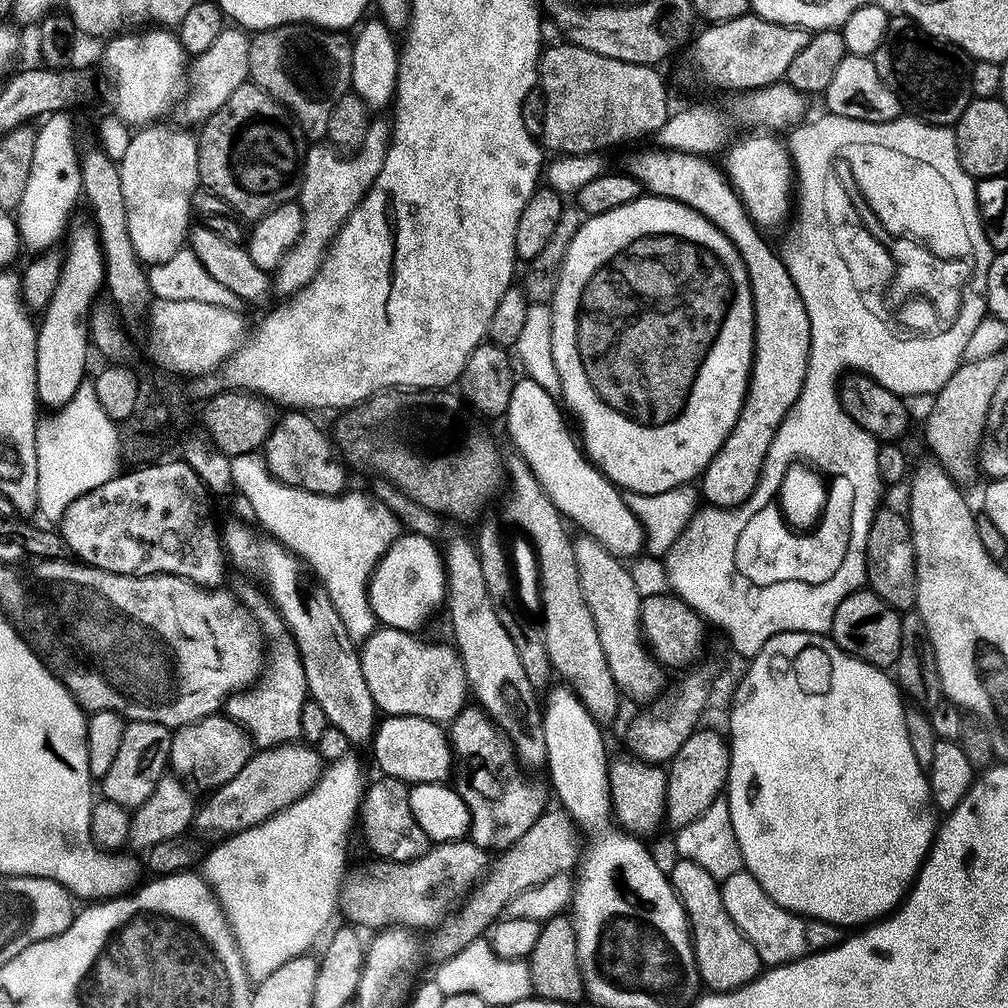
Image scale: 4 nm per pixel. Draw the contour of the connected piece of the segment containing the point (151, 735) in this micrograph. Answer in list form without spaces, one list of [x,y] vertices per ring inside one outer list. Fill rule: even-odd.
[[[127,721],[124,725],[122,743],[118,745],[118,754],[114,757],[110,770],[106,770],[102,778],[103,799],[118,802],[129,810],[135,810],[144,804],[169,767],[168,755],[172,745],[172,735],[169,728],[158,722]]]

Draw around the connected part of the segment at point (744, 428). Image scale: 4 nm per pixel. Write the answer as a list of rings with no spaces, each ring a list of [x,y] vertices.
[[[652,146],[649,152],[640,152],[626,165],[627,171],[641,186],[653,196],[665,196],[667,200],[677,200],[688,208],[702,214],[738,250],[742,262],[748,271],[750,294],[752,295],[752,313],[754,314],[754,342],[752,343],[752,373],[748,375],[748,392],[742,402],[742,410],[716,457],[708,463],[702,473],[704,480],[704,496],[714,508],[736,508],[754,494],[760,481],[760,475],[766,462],[766,454],[774,442],[774,434],[778,426],[792,412],[794,402],[804,385],[810,354],[810,318],[806,314],[806,306],[798,294],[798,286],[794,286],[794,278],[790,278],[790,270],[784,264],[784,257],[764,241],[761,229],[750,218],[747,206],[741,202],[740,193],[732,187],[725,169],[711,164],[709,157],[695,152],[673,152],[670,148]]]

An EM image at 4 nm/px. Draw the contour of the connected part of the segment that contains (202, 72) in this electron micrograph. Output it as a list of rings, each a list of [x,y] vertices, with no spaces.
[[[225,26],[222,34],[218,34],[214,46],[206,50],[201,56],[195,57],[190,64],[190,82],[192,78],[192,89],[183,93],[180,104],[180,116],[185,120],[183,123],[199,125],[216,113],[248,79],[248,59],[250,58],[249,33],[239,26]]]

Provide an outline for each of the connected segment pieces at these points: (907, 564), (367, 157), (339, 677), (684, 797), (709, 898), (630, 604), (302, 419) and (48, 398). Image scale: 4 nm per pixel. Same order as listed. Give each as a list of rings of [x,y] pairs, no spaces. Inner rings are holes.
[[[877,509],[867,535],[866,582],[891,608],[899,612],[909,611],[916,603],[916,555],[914,554],[912,529],[907,517],[900,511]]]
[[[373,119],[367,128],[366,138],[362,146],[352,155],[341,154],[337,149],[324,142],[316,142],[312,149],[305,151],[302,156],[302,175],[299,177],[300,197],[298,203],[304,221],[300,236],[292,243],[279,268],[274,272],[274,288],[283,294],[297,292],[302,286],[314,278],[314,274],[324,261],[324,255],[332,245],[336,232],[348,216],[360,204],[361,190],[367,190],[378,176],[382,168],[384,155],[388,149],[390,126],[385,120]],[[340,184],[340,189],[336,189]],[[360,188],[360,189],[359,189]]]
[[[232,520],[228,525],[223,525],[224,551],[231,567],[233,564],[261,580],[259,583],[266,589],[272,604],[296,640],[306,674],[308,695],[318,702],[318,706],[322,706],[329,725],[342,730],[349,745],[365,745],[374,731],[378,709],[362,674],[357,641],[350,638],[346,626],[342,626],[342,618],[338,618],[338,610],[334,610],[334,604],[319,583],[310,579],[300,557],[249,524]]]
[[[707,726],[697,728],[690,734],[690,738],[686,738],[686,742],[682,742],[682,750],[678,750],[678,754],[674,754],[674,758],[667,765],[668,789],[664,815],[667,827],[672,827],[672,830],[689,826],[690,822],[694,822],[704,811],[709,810],[711,804],[722,796],[721,789],[728,783],[732,753],[725,733],[720,732]]]
[[[683,858],[677,859],[677,861],[677,864],[670,868],[670,879],[680,896],[680,901],[688,911],[688,923],[696,947],[696,963],[700,965],[701,977],[708,978],[711,972],[724,971],[733,972],[736,975],[735,983],[737,985],[746,984],[749,980],[753,980],[762,971],[760,956],[758,953],[753,952],[751,947],[745,946],[744,937],[740,935],[739,930],[728,919],[726,906],[720,893],[720,884],[698,862]],[[715,924],[720,924],[720,936],[722,939],[732,940],[732,944],[736,948],[744,947],[740,952],[740,956],[744,960],[732,961],[731,946],[728,944],[716,944],[716,932],[712,929]]]
[[[587,534],[577,535],[572,545],[582,598],[586,598],[594,626],[598,626],[598,642],[602,642],[602,654],[606,654],[606,662],[617,688],[627,699],[629,696],[632,700],[655,701],[666,688],[665,669],[650,651],[644,633],[640,631],[642,597],[634,586],[625,561]]]
[[[288,410],[277,419],[276,426],[262,445],[264,464],[274,479],[307,492],[323,496],[339,496],[345,491],[346,465],[333,441],[311,420],[304,410]]]
[[[88,222],[74,226],[72,224],[67,229],[67,238],[68,245],[62,248],[63,256],[58,284],[48,307],[39,317],[36,330],[36,398],[41,405],[49,404],[52,408],[74,399],[80,383],[84,380],[84,371],[88,368],[88,348],[90,349],[90,313],[97,303],[96,295],[105,287],[104,256],[95,227]]]

